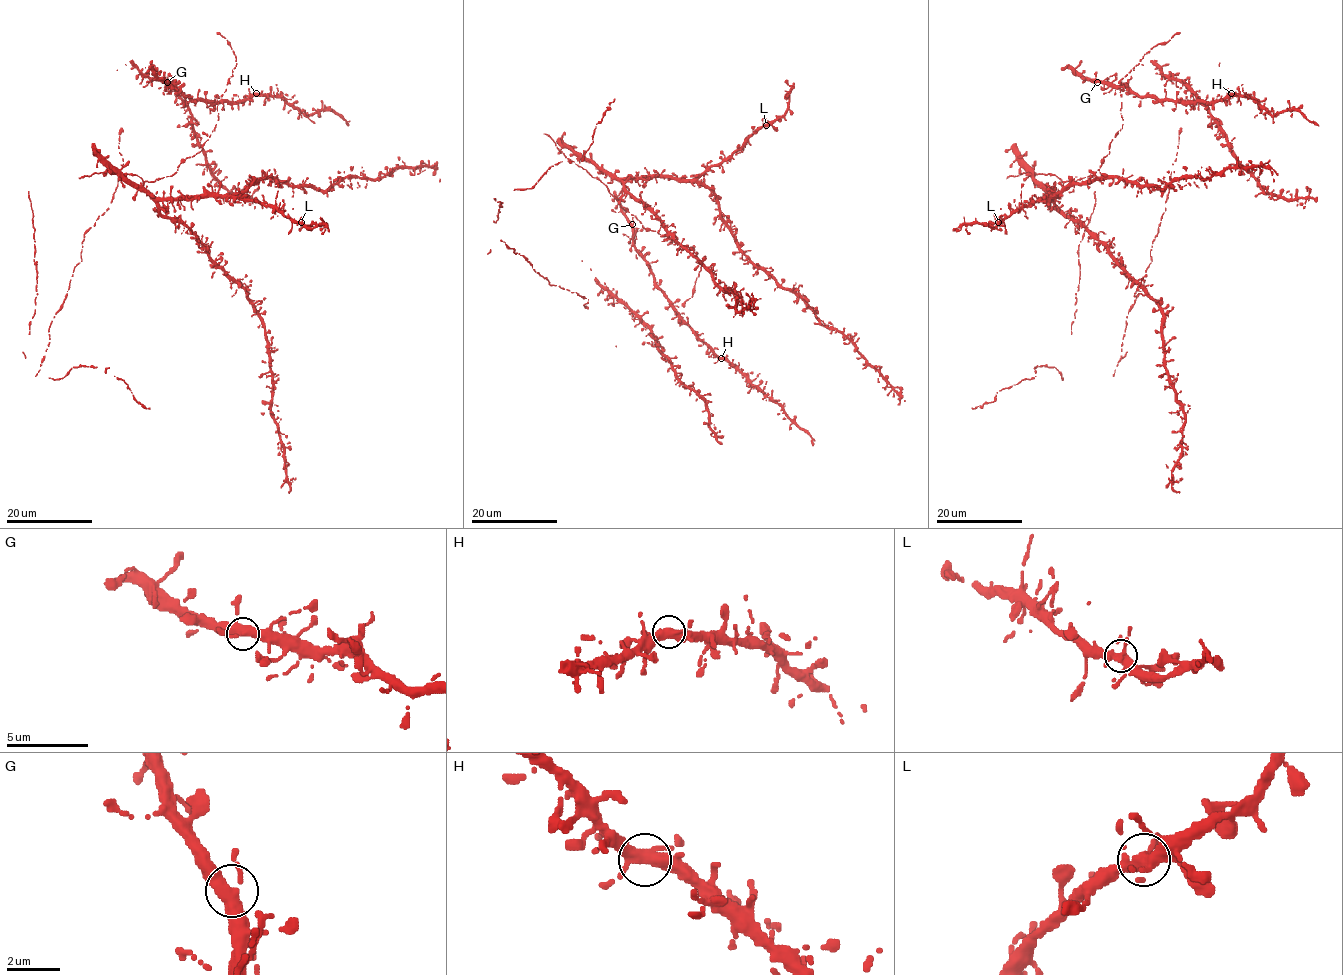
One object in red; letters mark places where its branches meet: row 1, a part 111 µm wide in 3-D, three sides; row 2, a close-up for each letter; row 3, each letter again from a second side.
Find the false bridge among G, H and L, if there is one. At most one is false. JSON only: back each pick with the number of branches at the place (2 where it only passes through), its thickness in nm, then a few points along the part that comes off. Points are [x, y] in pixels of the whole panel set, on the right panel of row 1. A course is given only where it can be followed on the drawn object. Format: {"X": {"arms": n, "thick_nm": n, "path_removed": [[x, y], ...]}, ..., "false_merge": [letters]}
{"false_merge": []}

